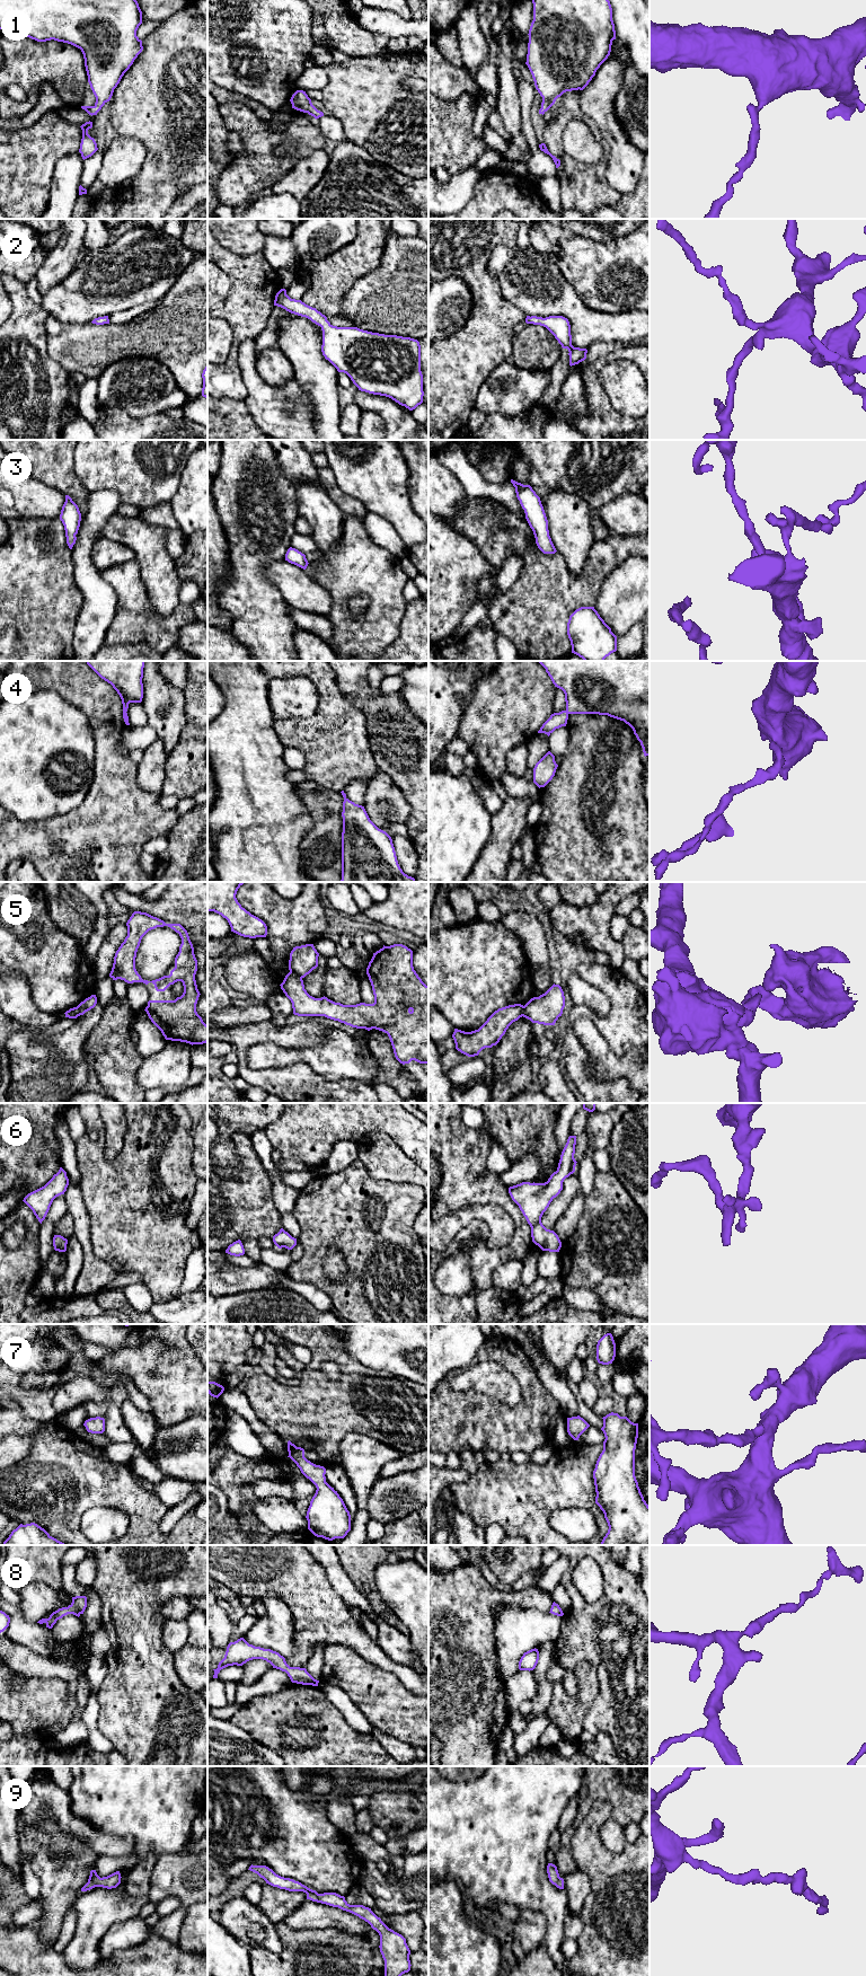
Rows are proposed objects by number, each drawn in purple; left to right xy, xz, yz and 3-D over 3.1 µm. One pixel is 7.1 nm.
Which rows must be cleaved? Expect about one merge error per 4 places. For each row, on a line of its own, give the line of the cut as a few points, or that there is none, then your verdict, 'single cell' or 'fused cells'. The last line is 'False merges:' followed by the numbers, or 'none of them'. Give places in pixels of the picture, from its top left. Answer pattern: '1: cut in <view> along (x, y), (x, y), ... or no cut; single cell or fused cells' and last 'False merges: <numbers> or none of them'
1: no cut; single cell
2: no cut; single cell
3: no cut; single cell
4: no cut; single cell
5: cut in xz along (290, 970), (301, 978); fused cells
6: no cut; single cell
7: no cut; single cell
8: no cut; single cell
9: no cut; single cell
False merges: 5

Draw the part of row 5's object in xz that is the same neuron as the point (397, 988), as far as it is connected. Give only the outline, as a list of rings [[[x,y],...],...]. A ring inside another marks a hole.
[[[403,944],[385,946],[373,953],[366,968],[374,1003],[343,1005],[327,997],[315,998],[304,989],[300,976],[290,971],[280,985],[291,1000],[293,1014],[298,1016],[325,1016],[356,1029],[375,1029],[388,1034],[396,1059],[405,1065],[415,1060],[428,1064],[428,986],[413,967],[413,951]]]

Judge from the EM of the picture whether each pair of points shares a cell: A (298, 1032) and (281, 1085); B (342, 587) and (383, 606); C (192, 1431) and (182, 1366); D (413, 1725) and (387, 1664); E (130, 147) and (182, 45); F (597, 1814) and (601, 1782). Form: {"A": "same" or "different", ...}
{"A": "same", "B": "same", "C": "different", "D": "different", "E": "different", "F": "different"}

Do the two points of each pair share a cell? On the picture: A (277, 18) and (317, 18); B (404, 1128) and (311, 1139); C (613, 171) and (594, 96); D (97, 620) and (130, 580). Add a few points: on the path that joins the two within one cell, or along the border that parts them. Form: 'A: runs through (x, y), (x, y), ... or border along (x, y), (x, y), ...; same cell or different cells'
A: border along (310, 11), (311, 37), (316, 43); different cells
B: runs through (381, 1121), (334, 1121); same cell
C: runs through (617, 152), (617, 138), (603, 115); same cell
D: border along (102, 573), (116, 596), (116, 611), (112, 622); different cells

